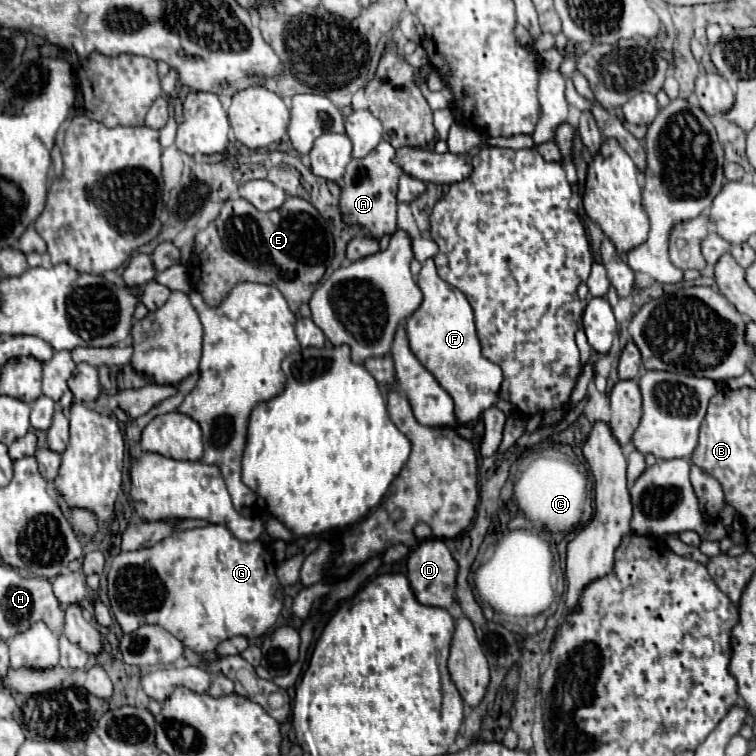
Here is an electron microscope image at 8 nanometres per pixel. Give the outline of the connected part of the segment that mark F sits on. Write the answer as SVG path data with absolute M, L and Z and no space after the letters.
M432 259L422 265L418 273L418 287L424 299L406 321L410 349L454 399L456 425L468 425L480 419L480 415L496 403L496 395L502 385L502 369L482 355L474 325L474 311L466 295L438 275Z

